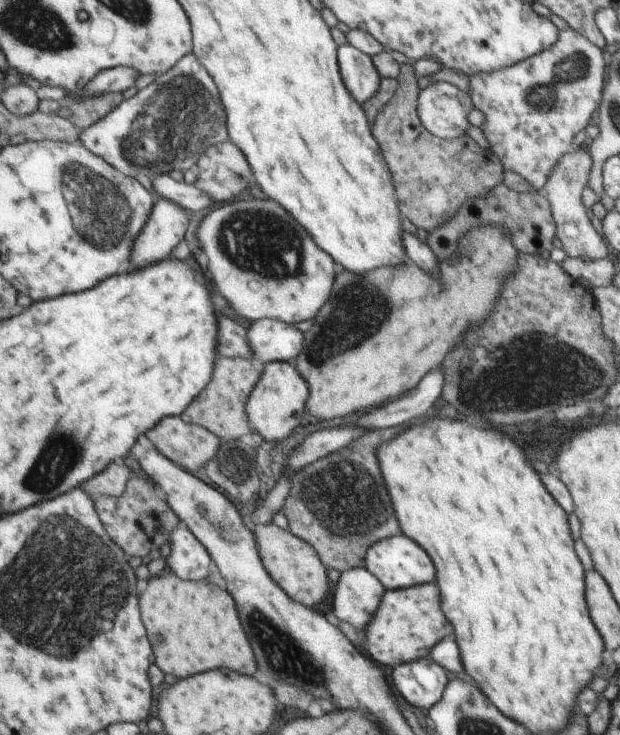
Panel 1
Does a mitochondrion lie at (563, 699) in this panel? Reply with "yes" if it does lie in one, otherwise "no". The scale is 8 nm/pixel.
no

